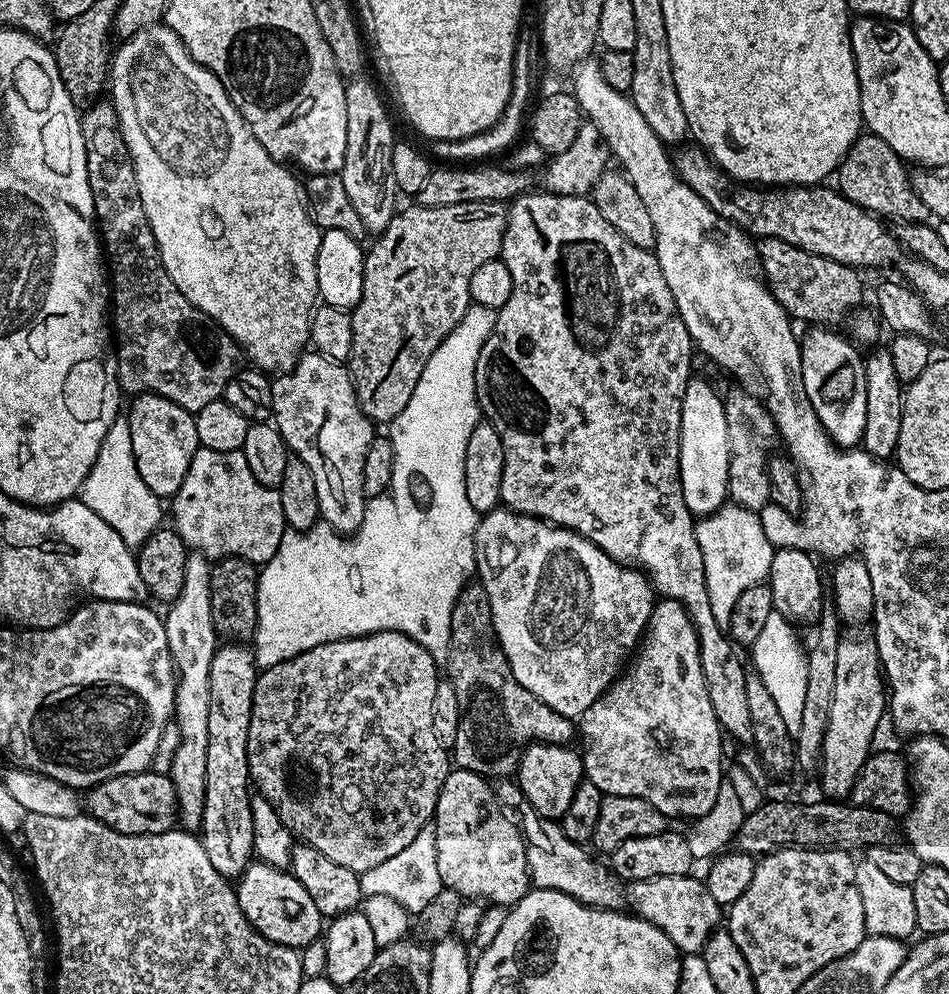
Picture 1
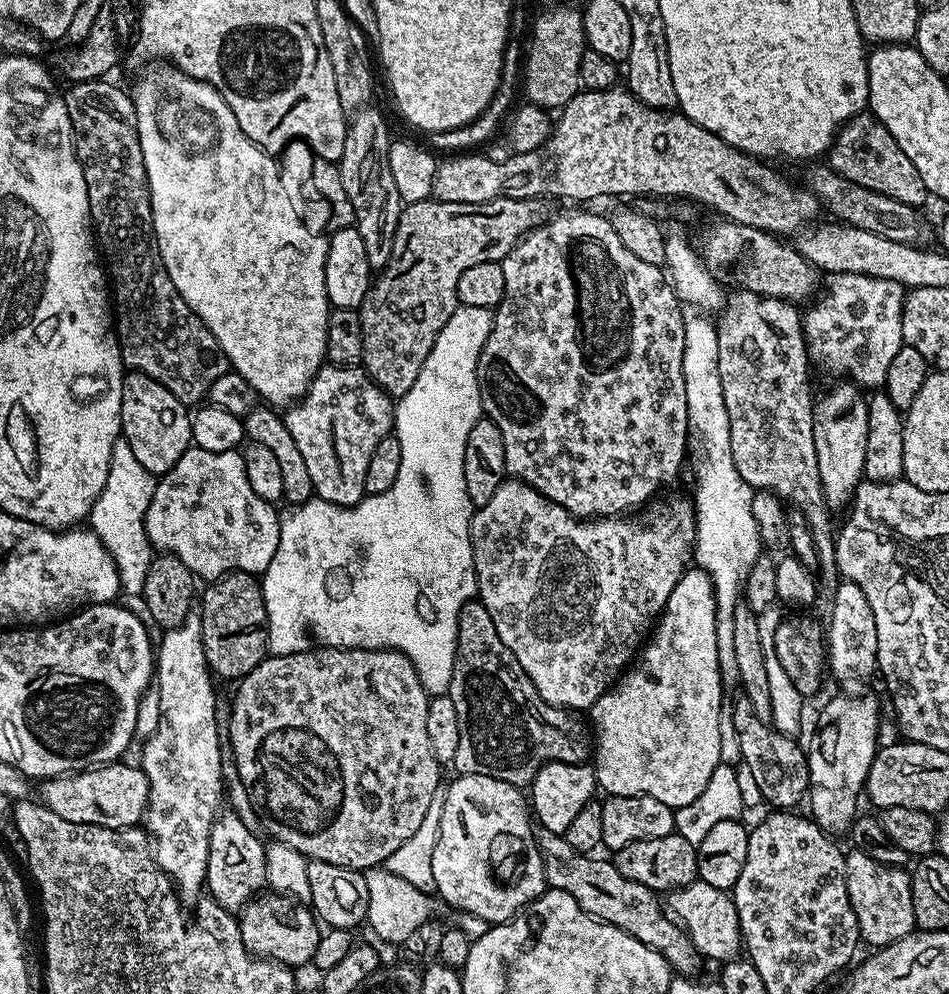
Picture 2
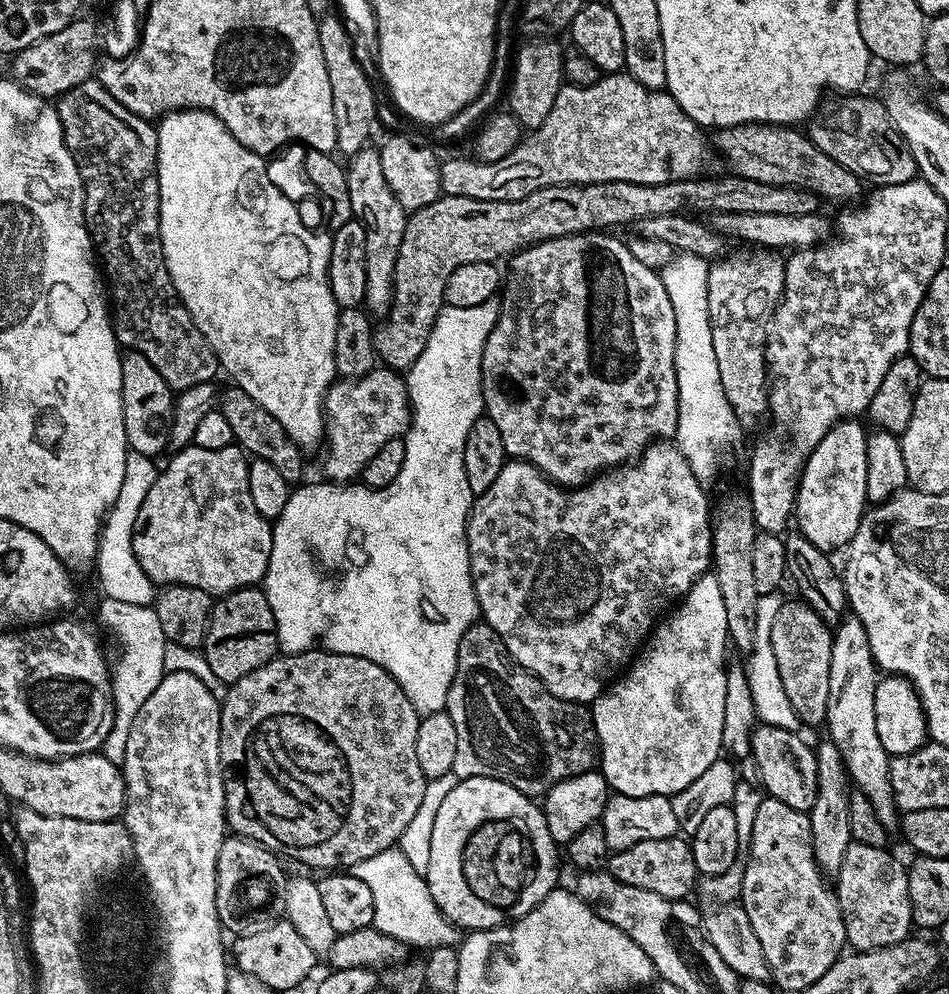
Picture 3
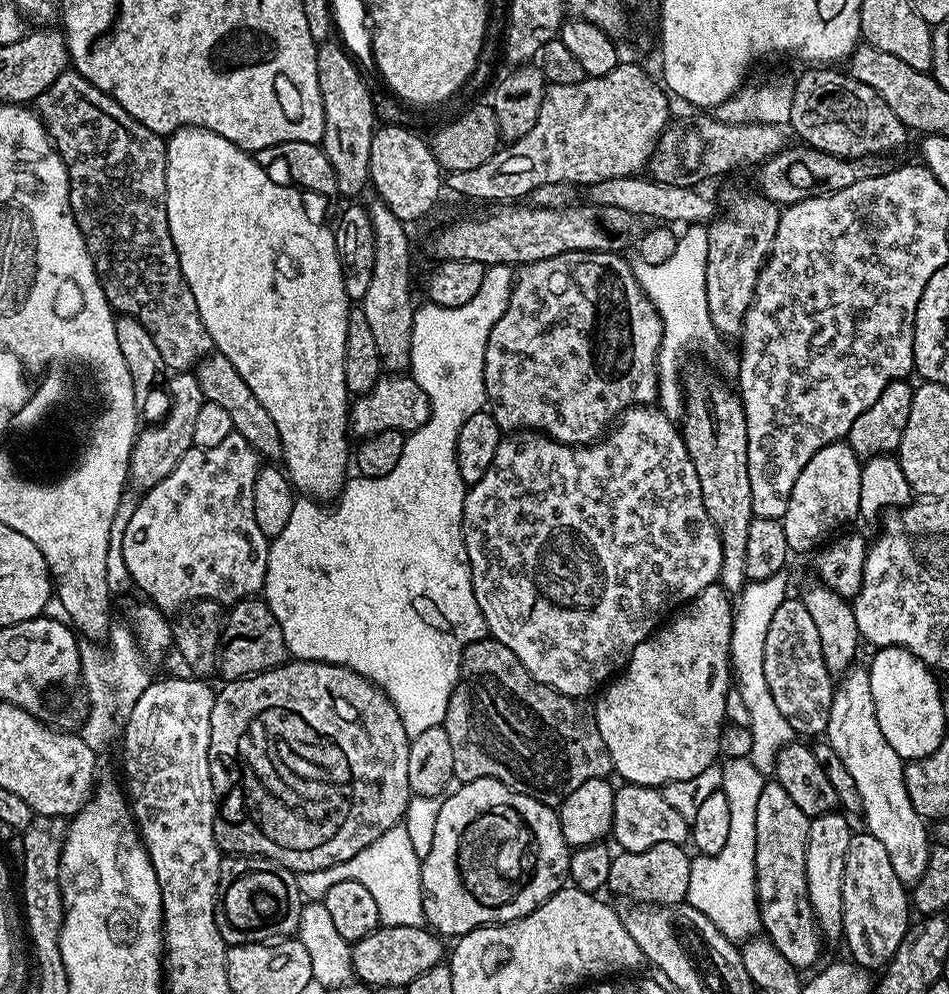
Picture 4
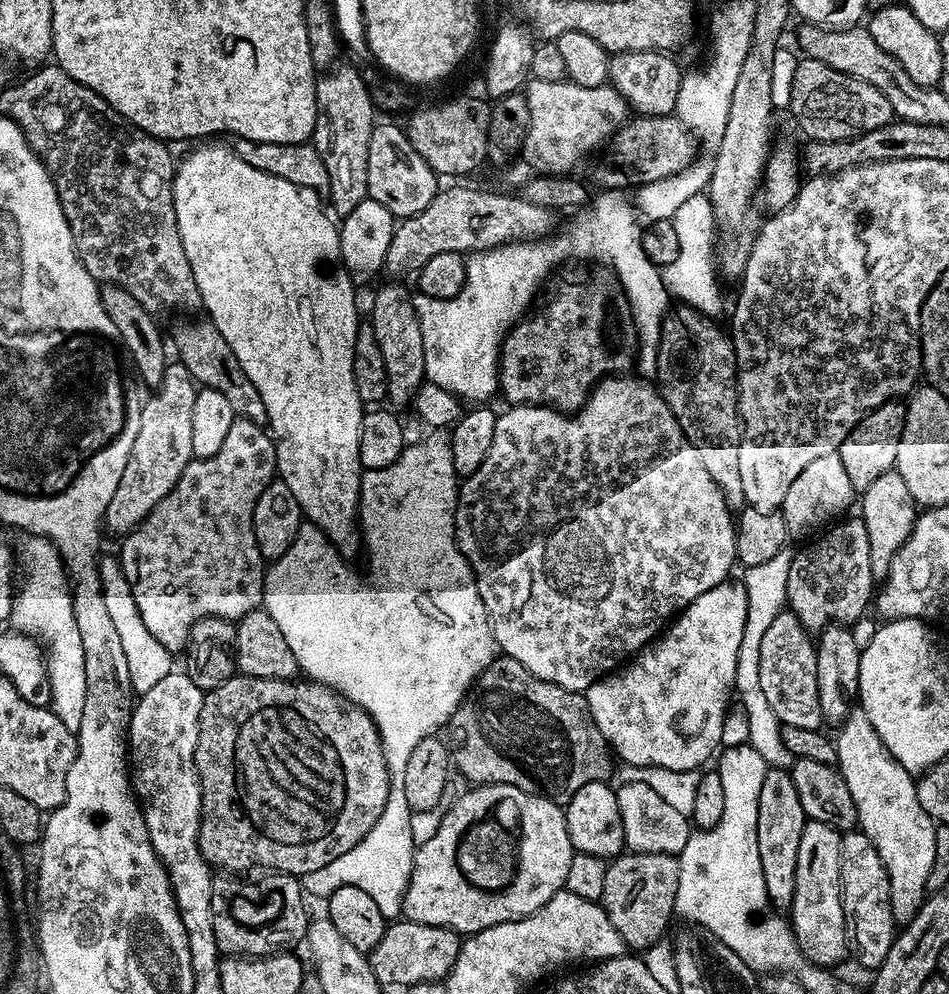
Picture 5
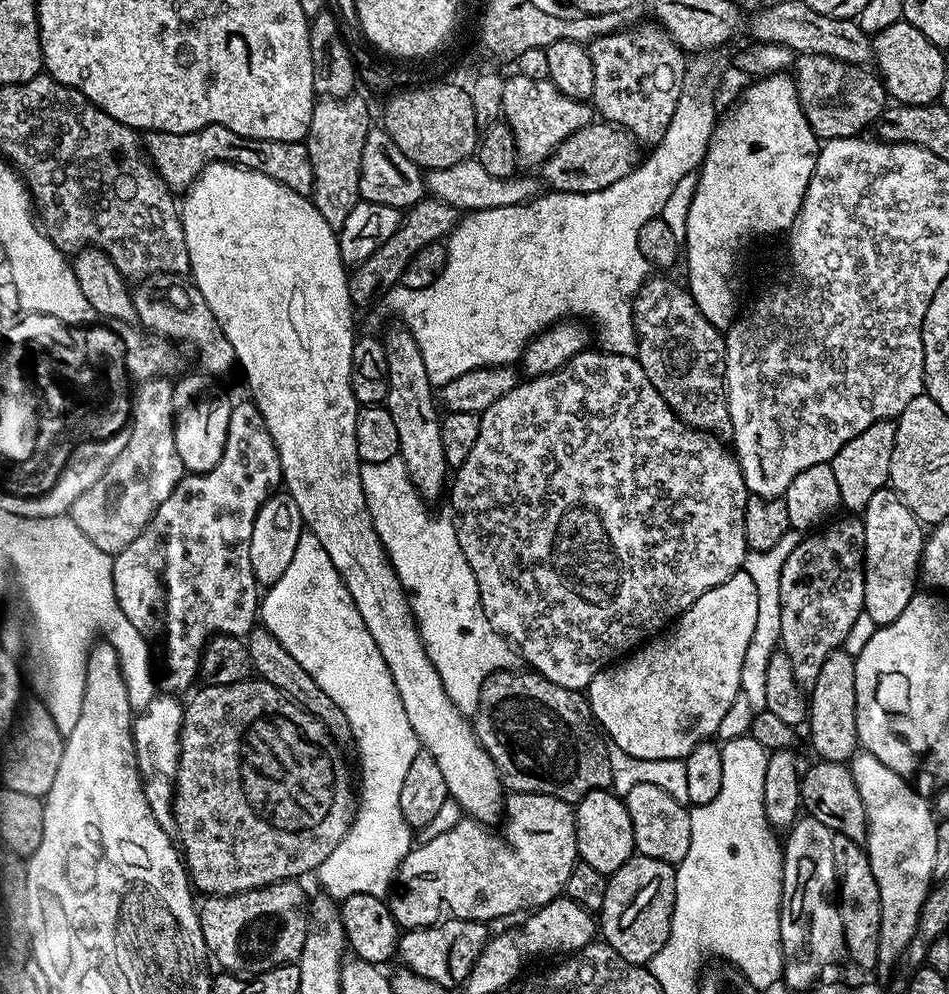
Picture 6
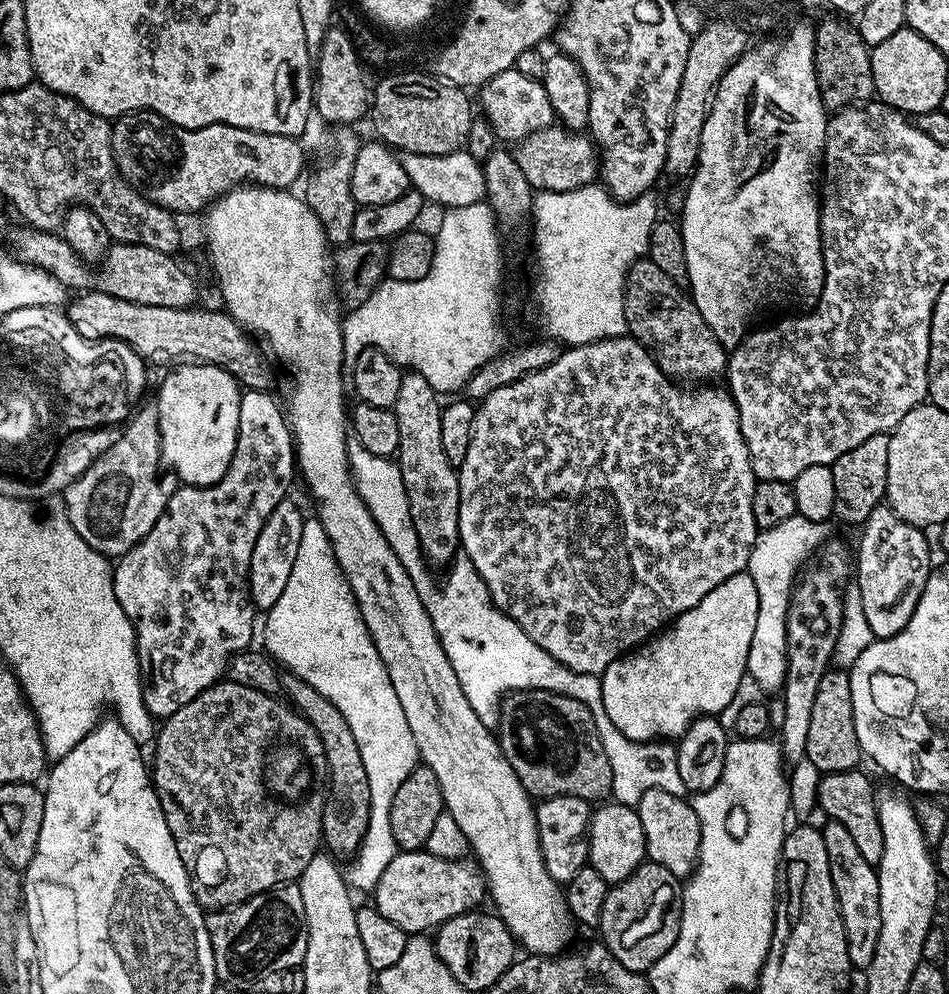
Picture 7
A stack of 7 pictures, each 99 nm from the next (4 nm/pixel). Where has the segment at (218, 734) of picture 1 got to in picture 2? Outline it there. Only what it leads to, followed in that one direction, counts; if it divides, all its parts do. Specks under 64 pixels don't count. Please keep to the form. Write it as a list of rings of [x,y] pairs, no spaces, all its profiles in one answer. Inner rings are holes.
[[[226,812],[217,815],[210,830],[206,892],[227,912],[236,914],[245,908],[268,883],[266,854],[264,853],[266,844],[248,829],[248,824],[242,817]]]

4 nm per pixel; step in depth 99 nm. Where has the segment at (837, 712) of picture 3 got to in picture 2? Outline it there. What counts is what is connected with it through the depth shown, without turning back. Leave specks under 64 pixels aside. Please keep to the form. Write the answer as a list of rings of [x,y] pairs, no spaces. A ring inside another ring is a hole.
[[[841,582],[836,593],[830,598],[832,617],[826,621],[826,664],[844,684],[855,680],[864,680],[871,672],[877,671],[876,655],[878,654],[878,626],[874,622],[874,610],[866,602],[866,594],[857,584]]]

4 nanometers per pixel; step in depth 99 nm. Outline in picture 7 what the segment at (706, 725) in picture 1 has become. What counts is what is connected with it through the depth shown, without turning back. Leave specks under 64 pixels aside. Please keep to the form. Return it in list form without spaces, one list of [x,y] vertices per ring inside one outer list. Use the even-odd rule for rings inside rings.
[[[747,571],[726,578],[698,606],[677,616],[671,624],[632,649],[623,658],[610,662],[600,676],[602,706],[610,714],[610,722],[631,740],[672,742],[687,730],[697,718],[717,714],[727,706],[738,684],[748,670],[750,642],[754,639],[754,626],[758,623],[758,589]]]

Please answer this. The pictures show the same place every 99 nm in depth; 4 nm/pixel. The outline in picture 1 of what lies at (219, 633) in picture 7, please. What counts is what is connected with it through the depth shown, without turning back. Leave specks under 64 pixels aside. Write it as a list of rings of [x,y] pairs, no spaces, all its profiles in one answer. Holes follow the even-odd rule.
[[[197,448],[190,462],[190,470],[186,470],[186,478],[182,478],[182,486],[178,486],[170,504],[170,520],[172,516],[171,523],[178,535],[183,538],[189,549],[201,552],[212,562],[222,560],[225,556],[237,556],[257,566],[263,566],[273,558],[275,551],[279,549],[279,543],[286,539],[280,490],[262,486],[262,482],[254,478],[243,451],[219,452],[209,448]]]

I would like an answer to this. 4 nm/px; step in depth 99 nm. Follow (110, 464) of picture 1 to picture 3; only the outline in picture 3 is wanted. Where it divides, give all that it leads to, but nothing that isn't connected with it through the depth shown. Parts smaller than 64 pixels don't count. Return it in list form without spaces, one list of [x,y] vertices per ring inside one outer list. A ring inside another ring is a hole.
[[[129,451],[126,458],[126,474],[122,478],[122,490],[118,490],[118,498],[112,504],[104,518],[100,530],[100,546],[96,550],[94,569],[100,579],[101,593],[105,597],[121,602],[130,602],[135,606],[148,606],[156,599],[157,585],[142,570],[138,558],[134,554],[134,522],[138,522],[138,510],[142,510],[142,502],[146,502],[146,494],[150,494],[150,486],[154,486],[158,471],[157,461],[146,454]]]

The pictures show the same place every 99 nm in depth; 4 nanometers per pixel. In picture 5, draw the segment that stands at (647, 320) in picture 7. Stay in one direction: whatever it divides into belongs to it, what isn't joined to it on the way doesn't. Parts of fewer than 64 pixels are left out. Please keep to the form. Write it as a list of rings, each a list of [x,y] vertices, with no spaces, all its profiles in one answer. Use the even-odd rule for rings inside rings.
[[[680,306],[677,312],[669,311],[659,325],[655,383],[682,434],[700,451],[706,474],[714,478],[729,508],[739,510],[745,507],[746,494],[738,470],[742,425],[736,390],[736,351],[732,349],[729,333],[725,329],[723,332],[716,323],[713,317],[705,316],[696,308]]]

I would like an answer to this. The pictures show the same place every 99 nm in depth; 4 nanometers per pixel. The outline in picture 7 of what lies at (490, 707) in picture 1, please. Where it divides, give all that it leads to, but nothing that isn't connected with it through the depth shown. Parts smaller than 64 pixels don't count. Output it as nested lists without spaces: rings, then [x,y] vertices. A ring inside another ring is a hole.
[[[509,692],[500,702],[498,739],[506,762],[514,766],[514,774],[518,774],[518,782],[522,782],[529,796],[573,796],[589,802],[604,802],[611,797],[610,762],[606,750],[602,750],[594,718],[582,702],[558,692]],[[532,740],[538,747],[552,751],[549,764],[532,764]]]

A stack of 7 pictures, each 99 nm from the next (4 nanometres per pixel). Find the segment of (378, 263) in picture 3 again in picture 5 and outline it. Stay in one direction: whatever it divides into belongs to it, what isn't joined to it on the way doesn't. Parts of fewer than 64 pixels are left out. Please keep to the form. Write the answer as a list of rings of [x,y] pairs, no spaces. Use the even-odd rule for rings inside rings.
[[[388,282],[376,292],[376,297],[372,300],[372,316],[370,322],[374,326],[374,334],[378,337],[378,346],[382,349],[382,358],[386,361],[386,382],[388,383],[387,399],[393,400],[396,404],[411,405],[416,398],[416,392],[420,385],[425,383],[426,377],[426,350],[424,349],[424,326],[418,322],[416,313],[416,302],[413,293],[408,293],[403,288],[403,283]]]

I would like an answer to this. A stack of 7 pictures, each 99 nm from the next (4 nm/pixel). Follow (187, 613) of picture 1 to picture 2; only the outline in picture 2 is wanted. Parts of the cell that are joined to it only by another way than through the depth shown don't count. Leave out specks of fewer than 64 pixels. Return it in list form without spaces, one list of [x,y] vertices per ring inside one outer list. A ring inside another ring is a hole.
[[[193,614],[187,616],[177,628],[167,629],[163,633],[164,636],[159,637],[158,653],[156,657],[156,667],[154,669],[154,685],[158,688],[161,694],[161,718],[160,725],[152,736],[147,737],[143,741],[142,749],[144,753],[143,770],[148,779],[150,786],[150,794],[148,795],[148,811],[146,813],[146,832],[150,837],[151,843],[154,845],[154,859],[156,865],[169,876],[176,885],[176,891],[181,901],[196,902],[201,899],[202,889],[205,887],[208,879],[208,855],[210,854],[210,830],[212,823],[215,822],[220,808],[220,795],[224,792],[224,772],[220,769],[220,736],[222,740],[222,728],[216,725],[216,692],[212,689],[212,680],[214,681],[213,673],[206,662],[206,654],[202,646],[202,626],[200,625],[199,615]]]

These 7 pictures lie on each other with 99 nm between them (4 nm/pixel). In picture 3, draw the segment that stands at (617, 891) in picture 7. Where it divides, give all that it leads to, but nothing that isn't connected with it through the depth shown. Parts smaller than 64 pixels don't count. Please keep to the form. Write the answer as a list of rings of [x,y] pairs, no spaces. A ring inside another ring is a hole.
[[[679,835],[654,838],[650,842],[638,842],[638,846],[630,846],[621,852],[612,852],[608,857],[606,871],[626,886],[638,886],[638,890],[654,890],[654,894],[662,894],[662,898],[671,900],[691,897],[696,880],[698,884],[692,845]]]

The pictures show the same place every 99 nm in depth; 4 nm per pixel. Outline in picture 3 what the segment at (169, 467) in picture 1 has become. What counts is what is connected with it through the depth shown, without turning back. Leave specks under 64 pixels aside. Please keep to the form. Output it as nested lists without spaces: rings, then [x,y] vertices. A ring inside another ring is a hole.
[[[128,350],[120,357],[122,366],[122,418],[126,426],[126,438],[131,451],[153,458],[169,447],[174,407],[174,389],[158,374],[154,362],[146,354]]]

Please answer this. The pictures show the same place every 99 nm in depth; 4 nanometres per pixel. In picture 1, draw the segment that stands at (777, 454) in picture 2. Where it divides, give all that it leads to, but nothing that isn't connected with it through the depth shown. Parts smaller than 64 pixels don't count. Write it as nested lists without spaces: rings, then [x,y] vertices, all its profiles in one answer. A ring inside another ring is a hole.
[[[732,392],[724,400],[724,413],[728,423],[730,442],[730,474],[728,475],[728,494],[731,503],[749,508],[757,514],[769,507],[770,482],[768,481],[768,461],[772,439],[776,440],[778,431],[767,407],[744,392]]]

